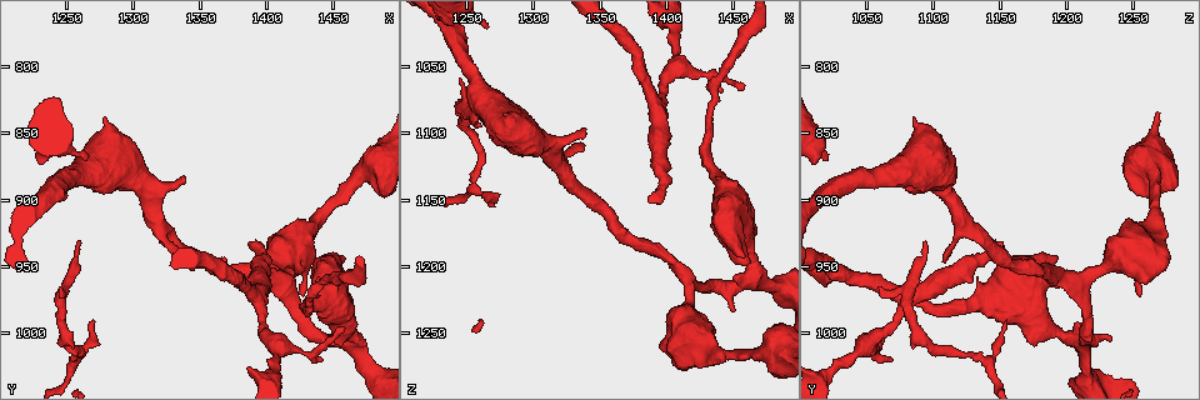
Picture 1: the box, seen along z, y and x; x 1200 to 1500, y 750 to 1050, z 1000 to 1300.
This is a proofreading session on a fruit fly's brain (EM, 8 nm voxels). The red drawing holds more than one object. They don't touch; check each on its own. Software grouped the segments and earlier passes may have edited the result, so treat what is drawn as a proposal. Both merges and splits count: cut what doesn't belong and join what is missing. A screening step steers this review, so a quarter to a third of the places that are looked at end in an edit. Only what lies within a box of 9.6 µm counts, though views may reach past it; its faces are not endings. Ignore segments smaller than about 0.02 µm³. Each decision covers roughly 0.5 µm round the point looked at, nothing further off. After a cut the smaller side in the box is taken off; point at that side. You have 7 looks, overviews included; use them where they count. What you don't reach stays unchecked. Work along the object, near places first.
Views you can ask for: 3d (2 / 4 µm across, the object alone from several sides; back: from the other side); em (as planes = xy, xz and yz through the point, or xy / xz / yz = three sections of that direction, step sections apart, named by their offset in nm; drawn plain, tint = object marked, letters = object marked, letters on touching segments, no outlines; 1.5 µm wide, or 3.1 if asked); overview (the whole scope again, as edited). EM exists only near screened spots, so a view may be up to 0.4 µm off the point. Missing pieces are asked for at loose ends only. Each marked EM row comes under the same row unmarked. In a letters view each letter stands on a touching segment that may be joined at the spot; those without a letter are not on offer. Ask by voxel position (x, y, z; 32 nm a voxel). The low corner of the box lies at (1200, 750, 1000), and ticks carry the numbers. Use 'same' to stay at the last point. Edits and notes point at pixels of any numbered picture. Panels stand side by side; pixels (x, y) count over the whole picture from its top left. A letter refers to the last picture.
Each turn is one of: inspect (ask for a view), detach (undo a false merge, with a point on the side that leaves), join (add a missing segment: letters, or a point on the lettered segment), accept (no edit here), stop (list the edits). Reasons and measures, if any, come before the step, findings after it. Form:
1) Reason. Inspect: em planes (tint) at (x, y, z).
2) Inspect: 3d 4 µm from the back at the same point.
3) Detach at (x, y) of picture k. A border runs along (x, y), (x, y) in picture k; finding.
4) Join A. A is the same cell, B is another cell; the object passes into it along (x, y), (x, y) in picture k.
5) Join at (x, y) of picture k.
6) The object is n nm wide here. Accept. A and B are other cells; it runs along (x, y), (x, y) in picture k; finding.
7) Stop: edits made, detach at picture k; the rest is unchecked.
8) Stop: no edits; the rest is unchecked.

Long arm stops here. Inspect: 3d 2 µm at (1384, 934, 1152).

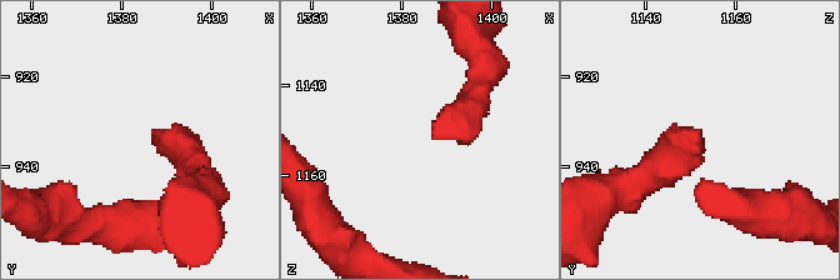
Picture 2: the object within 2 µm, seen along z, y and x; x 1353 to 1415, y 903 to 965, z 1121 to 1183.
Inspect: em planes (tint) at (1387, 932, 1152).

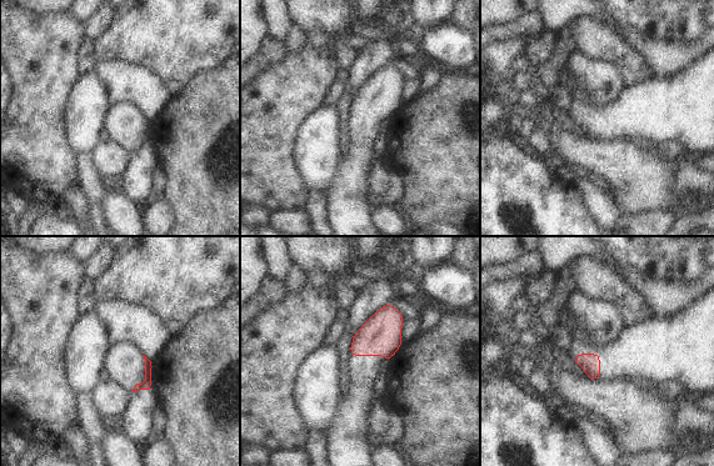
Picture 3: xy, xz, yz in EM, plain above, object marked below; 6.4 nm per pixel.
What lies round it. Inspect: em planes (letters) at the same point.

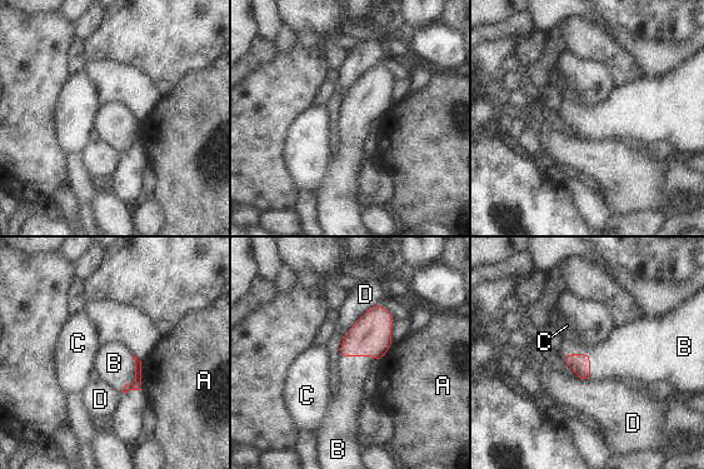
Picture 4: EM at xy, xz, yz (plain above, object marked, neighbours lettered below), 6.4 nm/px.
Join B. B is the same cell, A, C and D are other cells; the object passes into it along (580, 363), (588, 354), (627, 353) in picture 4; it goes on there.

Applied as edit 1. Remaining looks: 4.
An open end. Inspect: em planes (letters) at (1338, 886, 1096).

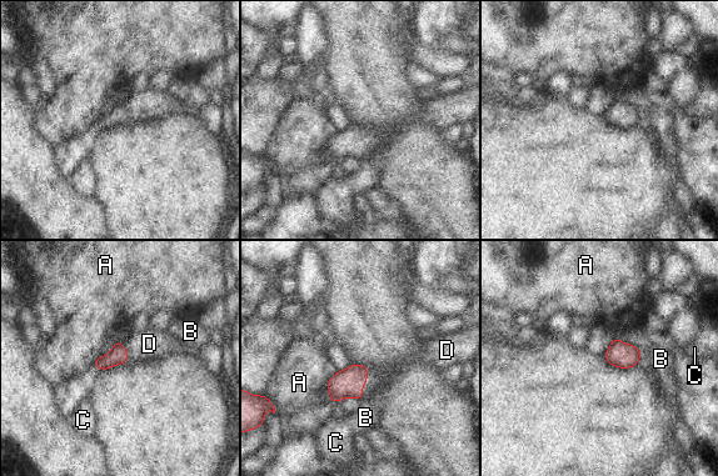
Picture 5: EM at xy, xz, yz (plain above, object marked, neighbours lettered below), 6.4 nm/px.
Join D. D is the same cell, A, B and C are other cells; the neuron continues.

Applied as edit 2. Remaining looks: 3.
Stop: edits made, join at picture 4, join at picture 5; the rest is unchecked.

